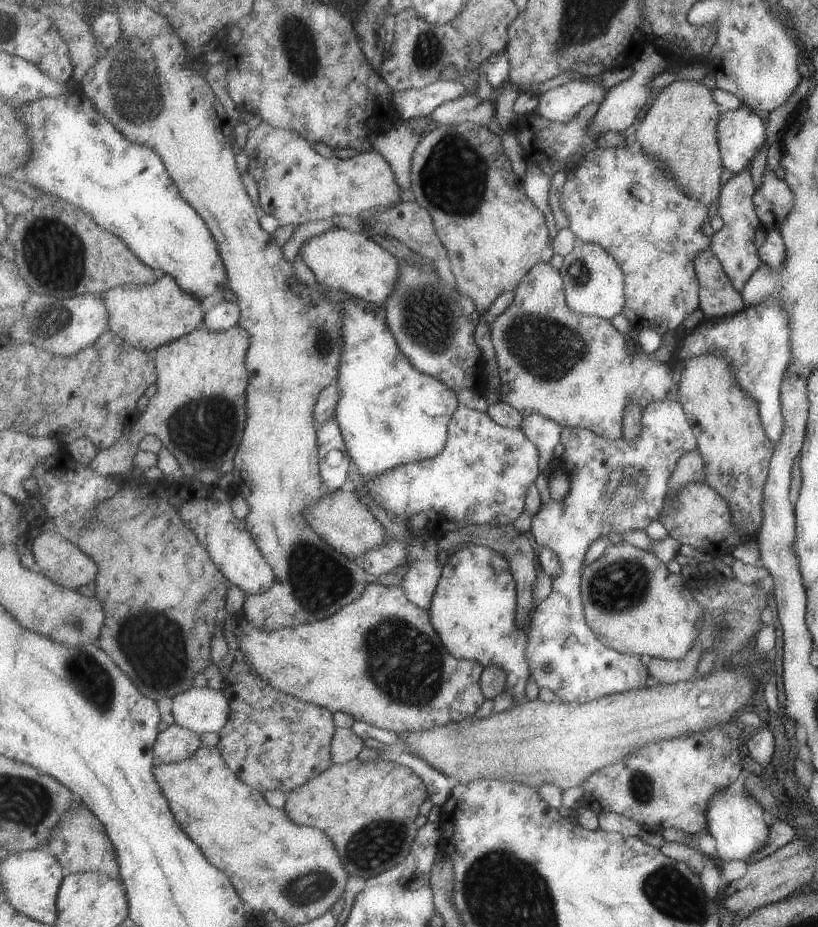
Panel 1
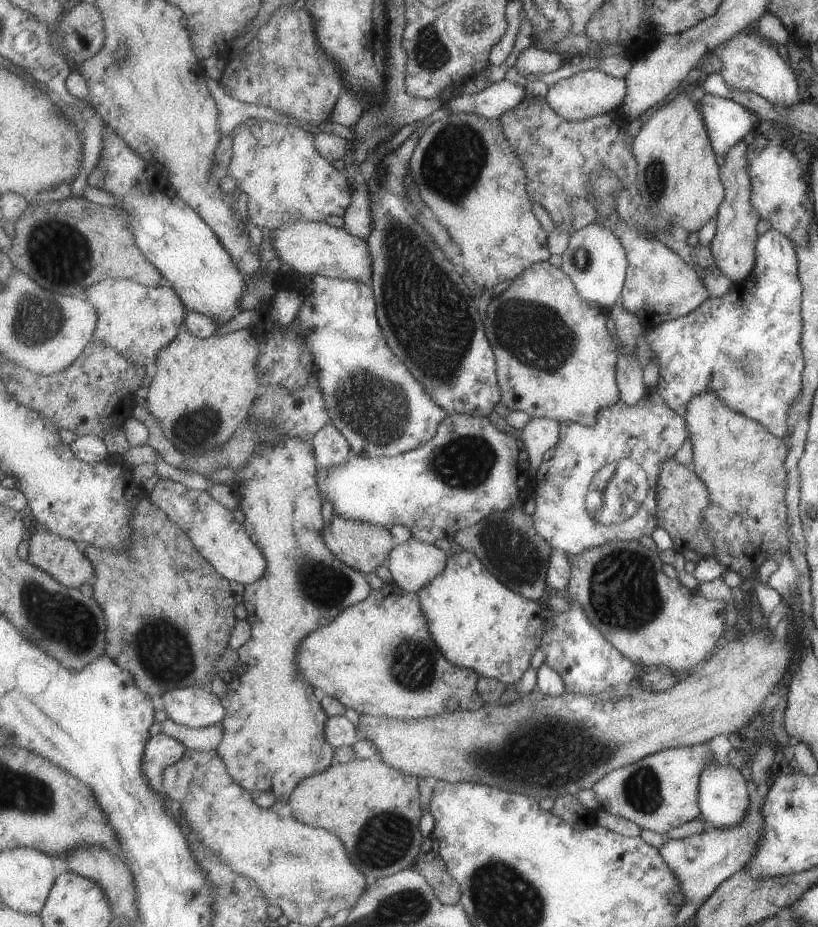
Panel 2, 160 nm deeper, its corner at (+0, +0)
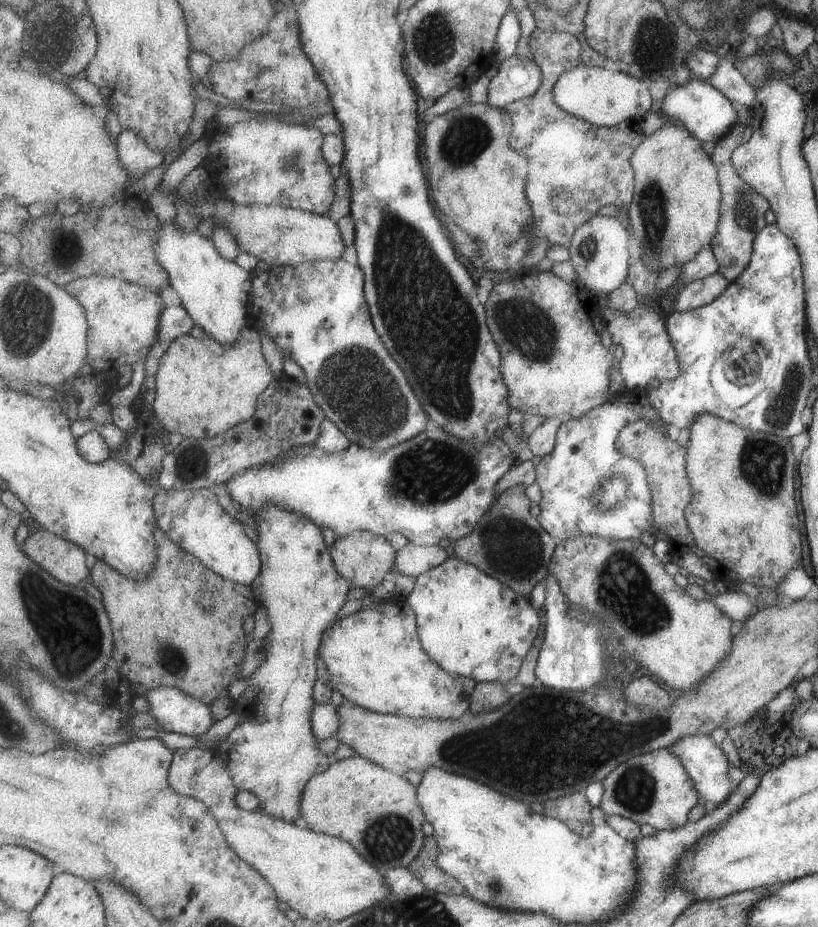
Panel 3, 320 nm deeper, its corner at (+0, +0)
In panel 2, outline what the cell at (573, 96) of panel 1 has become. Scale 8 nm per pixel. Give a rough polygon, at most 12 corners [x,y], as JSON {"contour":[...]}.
{"contour":[[599,69],[557,81],[547,98],[564,119],[606,115],[628,82]]}

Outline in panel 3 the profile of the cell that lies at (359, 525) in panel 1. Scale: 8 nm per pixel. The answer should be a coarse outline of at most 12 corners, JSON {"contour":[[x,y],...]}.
{"contour":[[371,531],[338,537],[338,571],[370,594],[391,578],[398,555]]}

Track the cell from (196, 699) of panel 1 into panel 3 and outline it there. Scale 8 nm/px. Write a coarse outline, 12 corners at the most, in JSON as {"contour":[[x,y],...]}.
{"contour":[[180,688],[146,693],[165,731],[205,736],[211,705]]}

